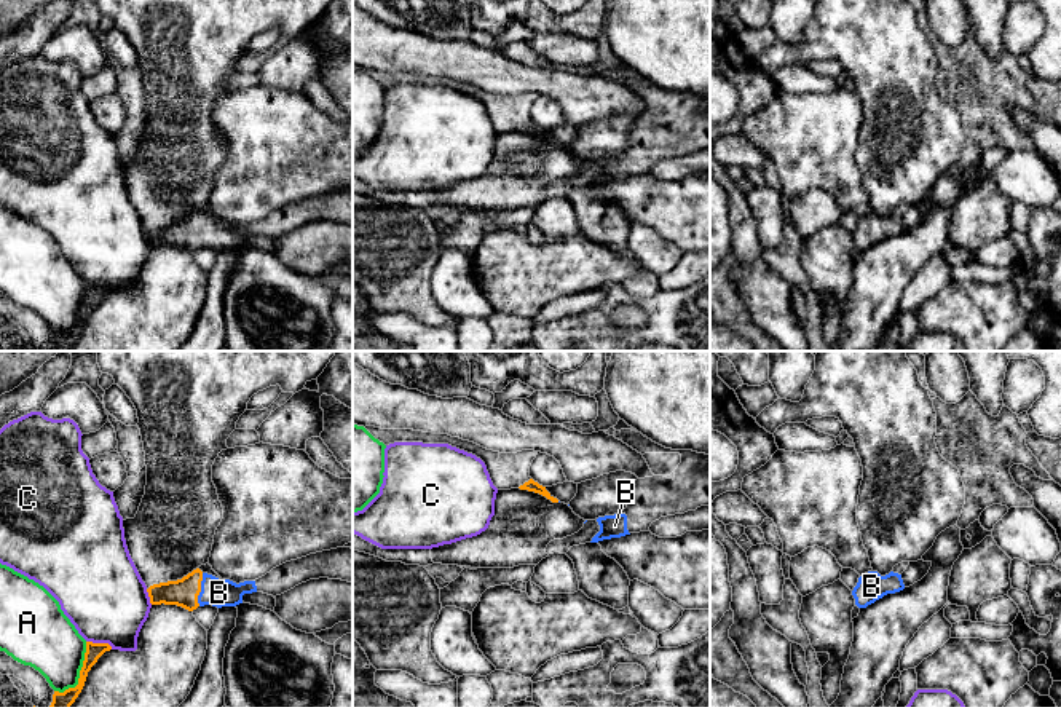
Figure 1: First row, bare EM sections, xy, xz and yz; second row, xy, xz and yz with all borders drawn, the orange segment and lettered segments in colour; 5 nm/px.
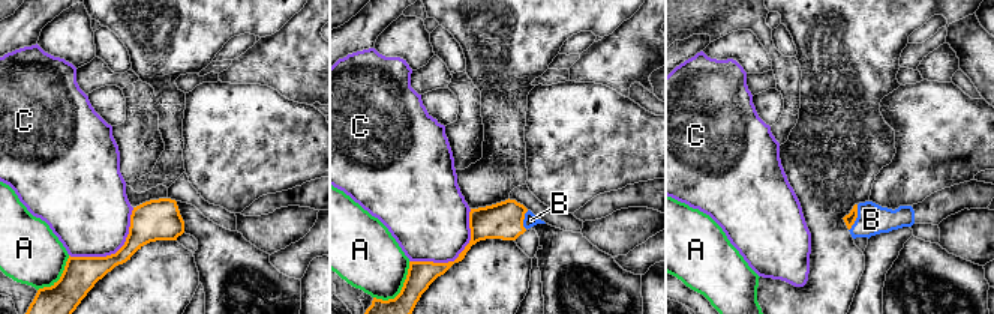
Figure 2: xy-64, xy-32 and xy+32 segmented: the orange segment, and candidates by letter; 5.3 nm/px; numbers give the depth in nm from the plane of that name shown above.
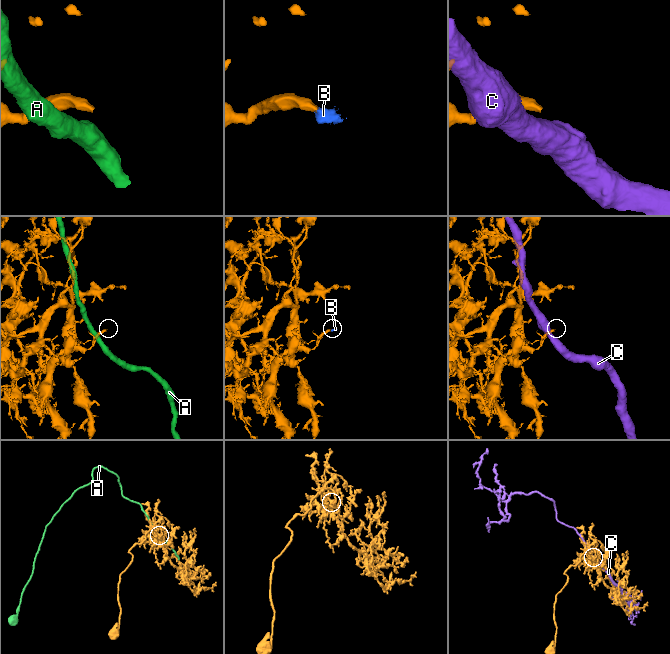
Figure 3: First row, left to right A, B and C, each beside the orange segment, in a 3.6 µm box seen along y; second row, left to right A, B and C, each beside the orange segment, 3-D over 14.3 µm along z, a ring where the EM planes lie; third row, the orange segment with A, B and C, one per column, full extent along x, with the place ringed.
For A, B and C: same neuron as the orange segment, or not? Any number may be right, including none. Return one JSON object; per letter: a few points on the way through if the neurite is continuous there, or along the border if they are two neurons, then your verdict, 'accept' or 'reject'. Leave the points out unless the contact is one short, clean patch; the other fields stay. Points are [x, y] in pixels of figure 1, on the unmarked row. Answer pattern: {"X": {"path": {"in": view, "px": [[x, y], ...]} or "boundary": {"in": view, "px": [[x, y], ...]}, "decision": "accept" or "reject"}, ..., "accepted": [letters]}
{"A": {"decision": "reject"}, "B": {"path": {"in": "xy", "px": [[184, 235], [200, 232], [219, 235]]}, "decision": "accept"}, "C": {"decision": "reject"}, "accepted": ["B"]}

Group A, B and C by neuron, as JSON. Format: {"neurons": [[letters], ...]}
{"neurons": [["A", "C"], ["B"]]}

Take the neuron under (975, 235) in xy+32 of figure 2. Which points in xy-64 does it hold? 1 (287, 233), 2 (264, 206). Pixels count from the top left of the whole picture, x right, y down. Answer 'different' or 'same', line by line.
1: same
2: different

